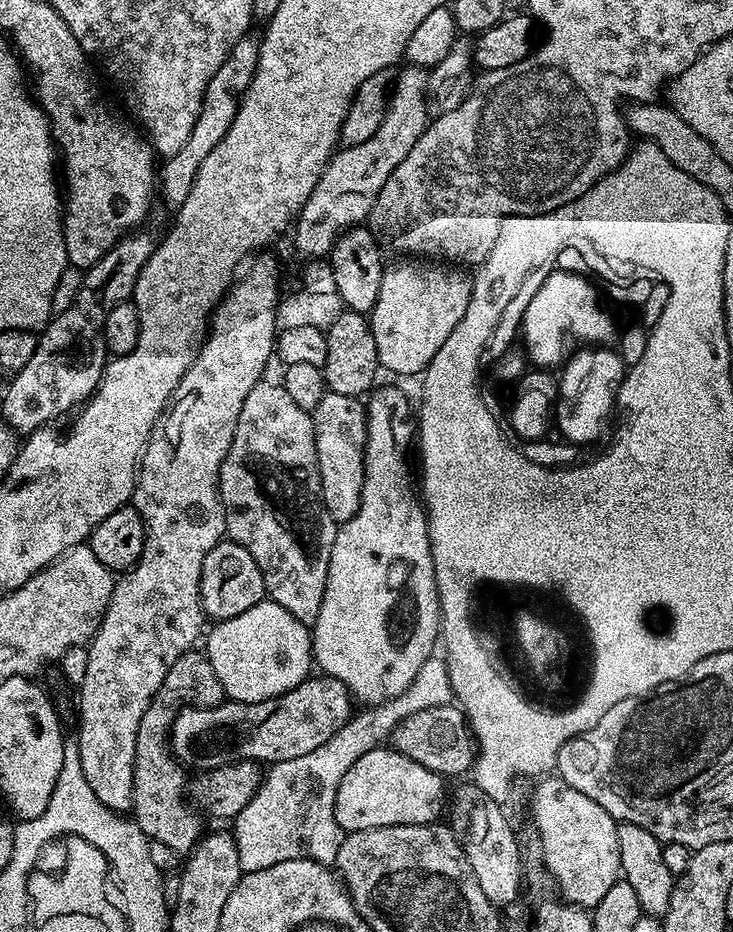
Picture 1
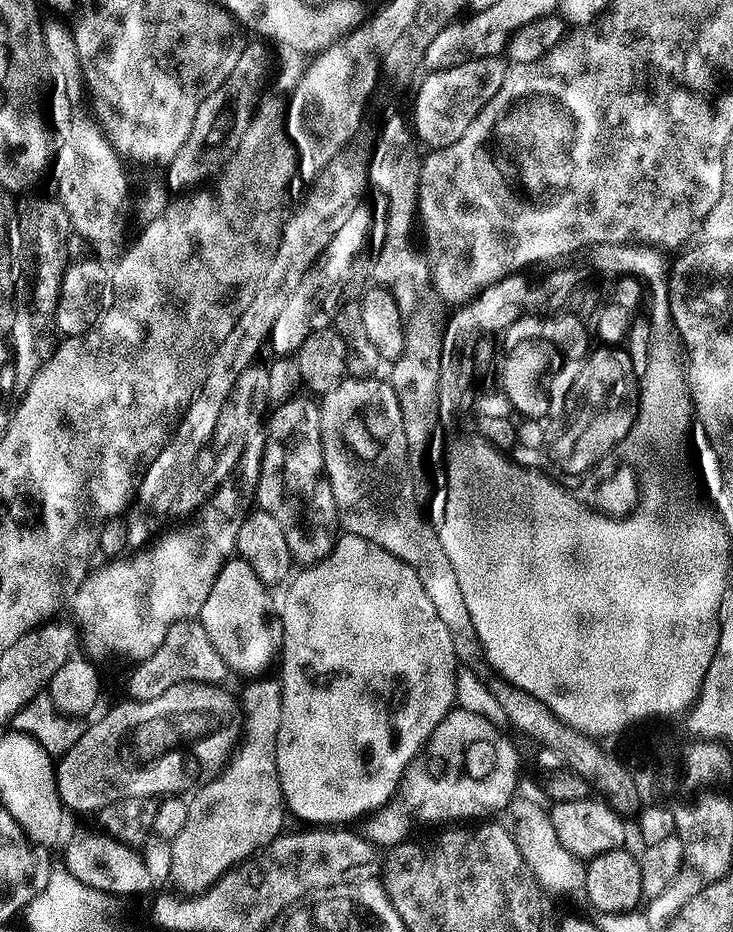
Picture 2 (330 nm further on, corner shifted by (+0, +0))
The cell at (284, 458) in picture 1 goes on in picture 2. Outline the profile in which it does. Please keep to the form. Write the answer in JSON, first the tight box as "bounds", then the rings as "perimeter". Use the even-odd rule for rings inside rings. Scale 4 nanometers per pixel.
{"bounds":[256,394,338,566],"perimeter":[[[297,394],[291,400],[284,403],[277,403],[274,412],[266,422],[266,432],[268,428],[268,436],[265,437],[264,457],[262,458],[262,474],[258,478],[258,486],[256,487],[256,504],[259,511],[270,514],[270,518],[275,518],[278,521],[278,526],[282,526],[282,534],[286,534],[286,546],[290,546],[290,554],[293,561],[297,565],[307,566],[316,564],[319,560],[324,560],[332,553],[332,548],[336,545],[338,539],[338,521],[336,518],[336,503],[334,502],[334,490],[330,490],[330,482],[328,475],[324,472],[324,451],[322,450],[322,418],[320,417],[320,405],[315,399],[309,398],[304,394]]]}

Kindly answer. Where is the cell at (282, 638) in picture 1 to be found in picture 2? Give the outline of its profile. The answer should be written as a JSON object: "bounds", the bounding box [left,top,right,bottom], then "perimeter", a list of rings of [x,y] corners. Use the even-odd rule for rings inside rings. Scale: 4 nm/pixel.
{"bounds":[199,558,280,673],"perimeter":[[[229,558],[213,578],[210,592],[206,594],[206,602],[202,602],[199,622],[206,630],[206,634],[210,634],[210,642],[214,642],[214,650],[218,650],[218,654],[222,654],[222,662],[226,662],[226,666],[233,673],[263,673],[260,671],[271,660],[273,663],[274,657],[277,655],[280,646],[280,633],[277,621],[274,619],[274,604],[272,608],[272,600],[268,597],[268,592],[270,592],[269,585],[262,583],[258,574],[254,574],[254,570],[250,570],[250,566],[244,560]]]}

